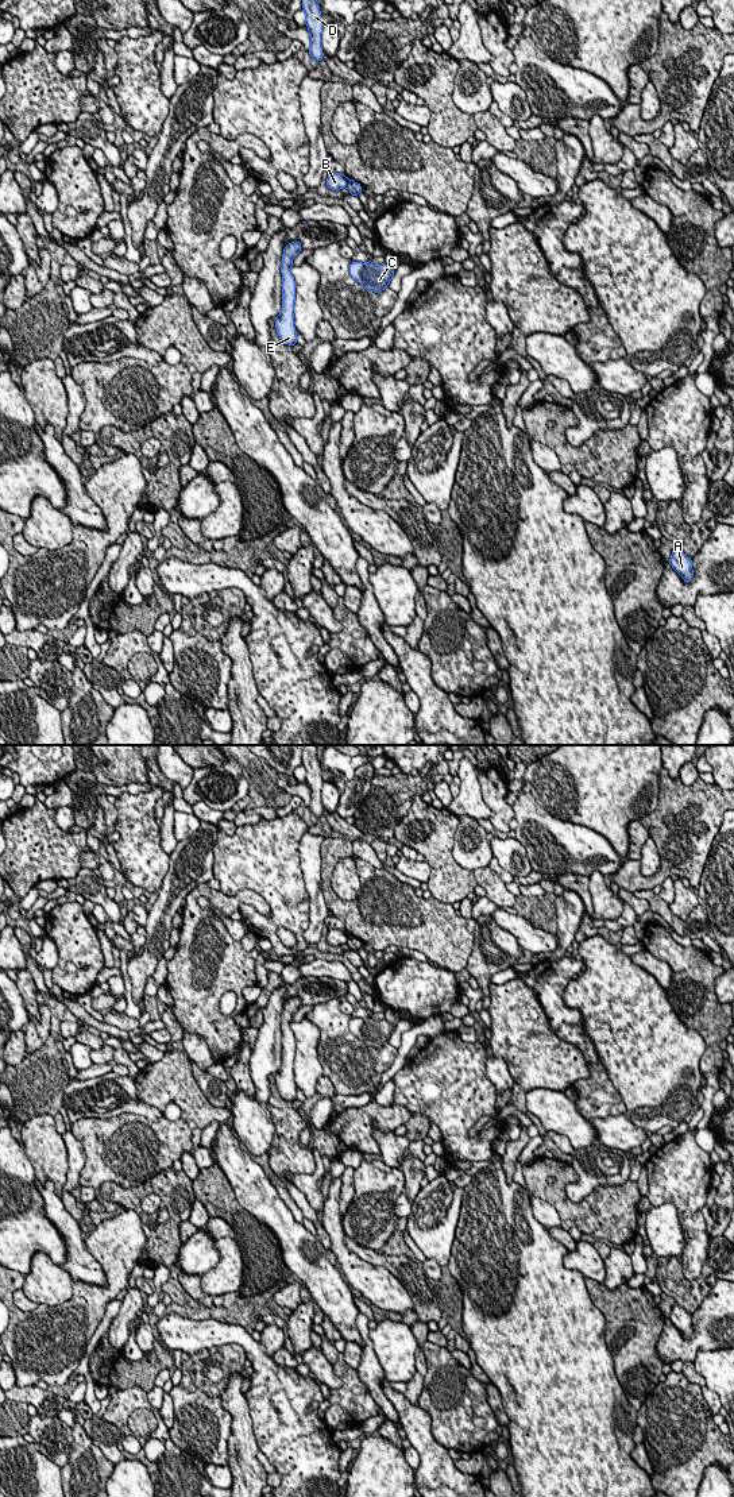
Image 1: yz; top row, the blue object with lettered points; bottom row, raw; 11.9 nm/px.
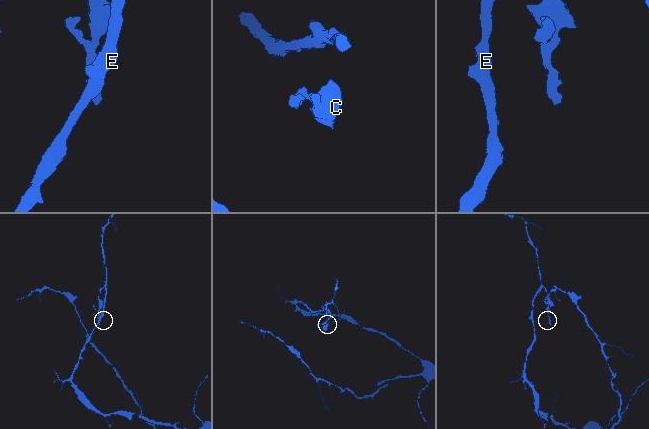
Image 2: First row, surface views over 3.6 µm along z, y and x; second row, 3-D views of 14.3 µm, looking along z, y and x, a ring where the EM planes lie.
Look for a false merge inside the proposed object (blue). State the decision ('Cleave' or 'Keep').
Cleave

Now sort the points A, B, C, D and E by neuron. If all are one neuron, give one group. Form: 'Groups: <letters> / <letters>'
Groups: A B D E / C

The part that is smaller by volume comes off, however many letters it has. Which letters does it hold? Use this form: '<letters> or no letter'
C

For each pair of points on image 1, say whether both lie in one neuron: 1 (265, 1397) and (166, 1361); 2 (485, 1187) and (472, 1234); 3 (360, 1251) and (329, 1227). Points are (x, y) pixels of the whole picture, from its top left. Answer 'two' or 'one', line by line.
1: two
2: one
3: two

